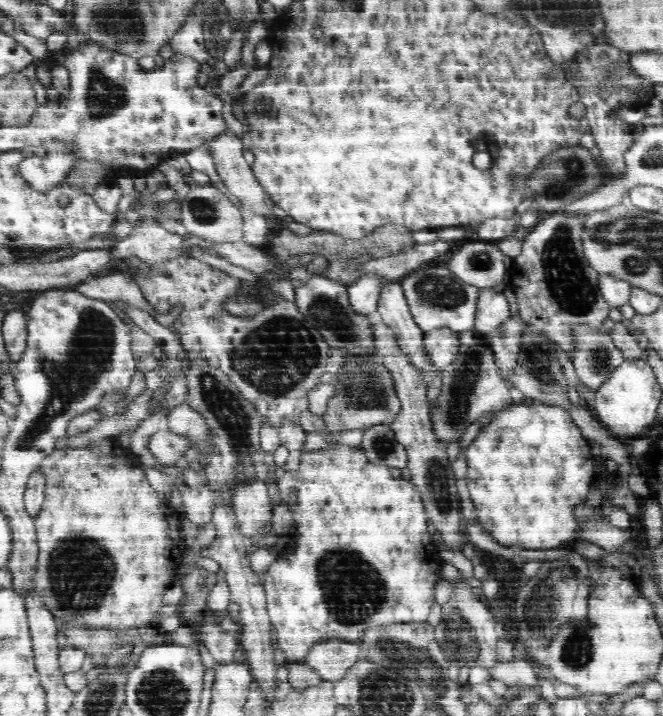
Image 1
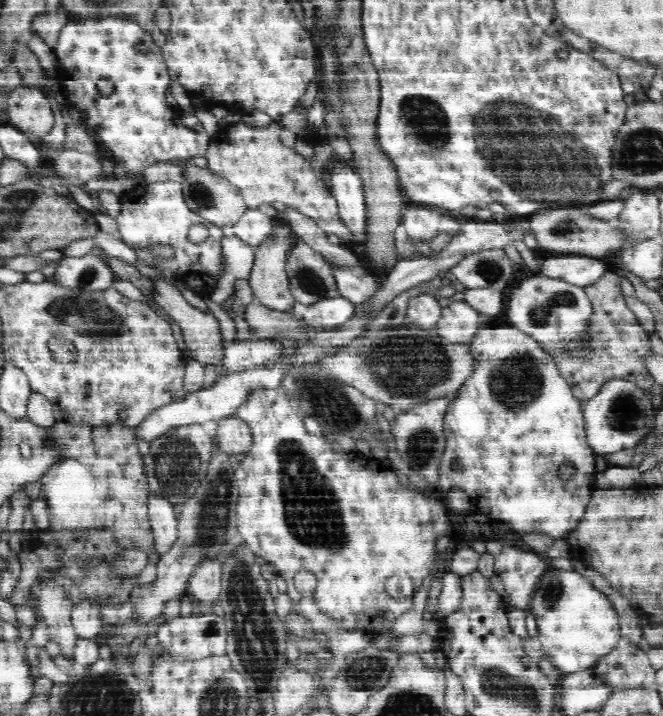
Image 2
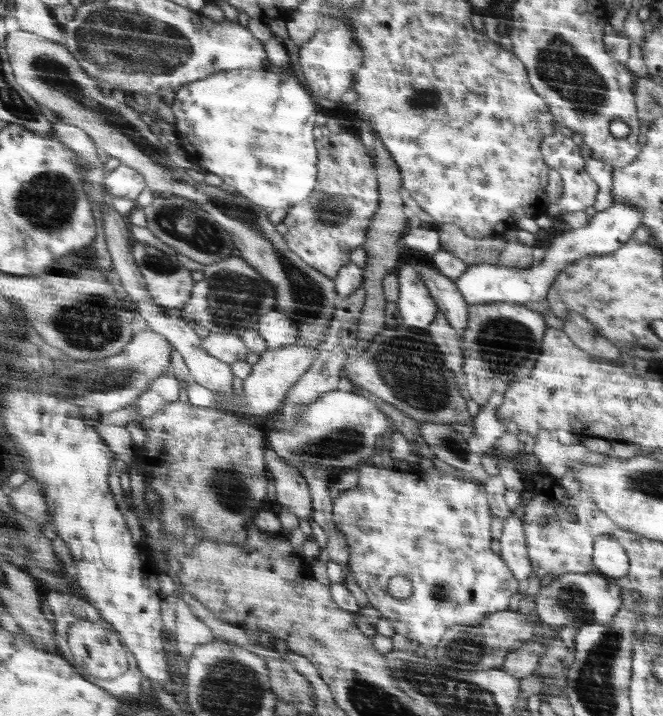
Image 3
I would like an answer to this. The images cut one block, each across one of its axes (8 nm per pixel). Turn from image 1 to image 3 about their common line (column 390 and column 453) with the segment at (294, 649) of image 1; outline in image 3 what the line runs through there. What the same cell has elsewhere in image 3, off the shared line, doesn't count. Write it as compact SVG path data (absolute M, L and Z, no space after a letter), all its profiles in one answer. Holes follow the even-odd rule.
M363 465L360 466L359 469L359 480L356 484L356 487L349 489L349 490L343 490L337 493L337 497L332 499L333 502L333 521L334 526L336 528L339 528L341 532L343 532L343 537L345 538L345 541L348 545L348 551L350 551L350 558L348 558L348 566L351 570L351 573L353 574L353 577L355 578L356 584L359 584L362 587L362 590L366 593L366 596L369 600L369 605L373 606L374 608L378 609L378 612L380 613L381 617L387 618L388 620L391 620L393 623L393 626L396 628L396 632L400 633L401 635L408 638L410 641L416 640L419 642L419 644L422 647L427 648L430 651L430 648L428 646L436 646L439 644L440 638L444 636L446 633L446 630L448 630L452 625L478 625L480 622L482 622L489 614L492 613L498 613L499 611L506 610L506 606L508 606L508 602L510 602L510 596L512 594L516 594L516 590L518 590L518 582L516 582L515 575L512 574L512 571L510 567L507 564L504 564L502 566L502 558L500 556L496 556L492 550L490 550L490 542L492 542L492 536L490 536L490 522L492 522L492 516L490 516L490 510L488 510L488 498L486 498L486 491L483 488L484 483L480 481L480 479L476 479L474 475L467 474L466 472L462 470L458 470L460 473L455 474L446 474L442 473L439 469L437 469L434 465L432 468L426 469L426 474L416 474L415 472L390 472L390 470L385 468L379 468L373 465ZM392 576L404 576L404 578L408 578L410 582L412 582L412 588L414 590L412 591L412 596L410 598L405 598L404 600L398 600L398 598L392 598L390 594L388 594L388 580L392 578Z

